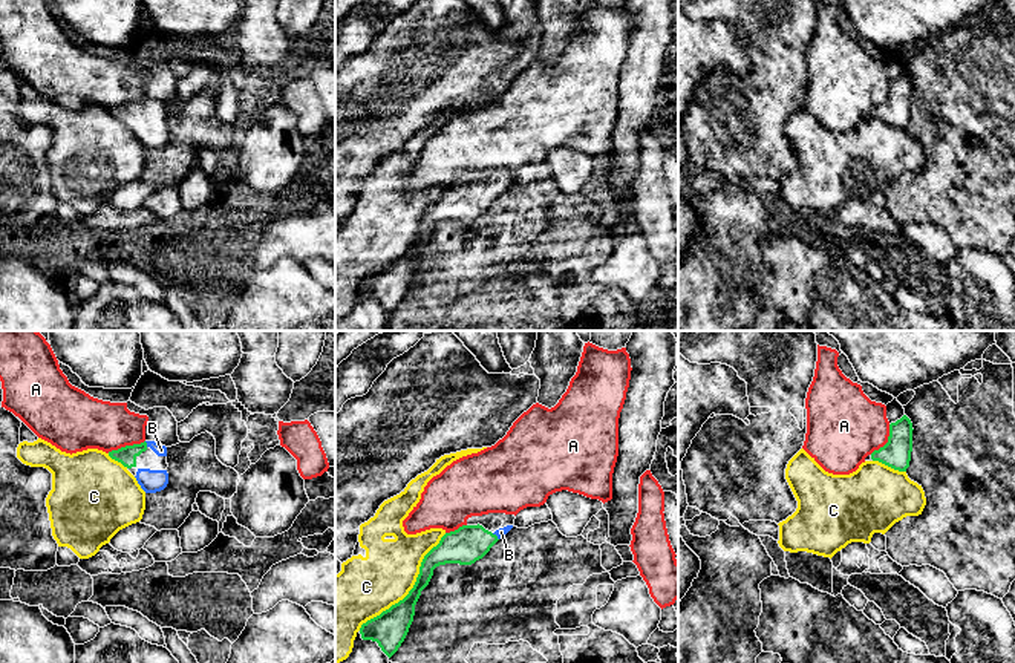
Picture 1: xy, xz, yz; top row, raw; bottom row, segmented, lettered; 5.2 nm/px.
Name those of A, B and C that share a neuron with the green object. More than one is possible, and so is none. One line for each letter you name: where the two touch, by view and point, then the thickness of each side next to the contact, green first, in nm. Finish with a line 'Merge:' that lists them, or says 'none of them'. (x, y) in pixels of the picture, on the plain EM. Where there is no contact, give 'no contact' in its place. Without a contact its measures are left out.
B: contact xy (146, 101); calibres 100 and 60 nm
Merge: B

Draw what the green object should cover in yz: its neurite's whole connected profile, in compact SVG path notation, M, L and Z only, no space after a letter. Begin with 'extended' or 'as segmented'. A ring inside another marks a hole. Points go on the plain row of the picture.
as segmented | M903 72L889 81L888 100L871 110L873 118L879 118L894 127L906 129L912 109L912 80Z

